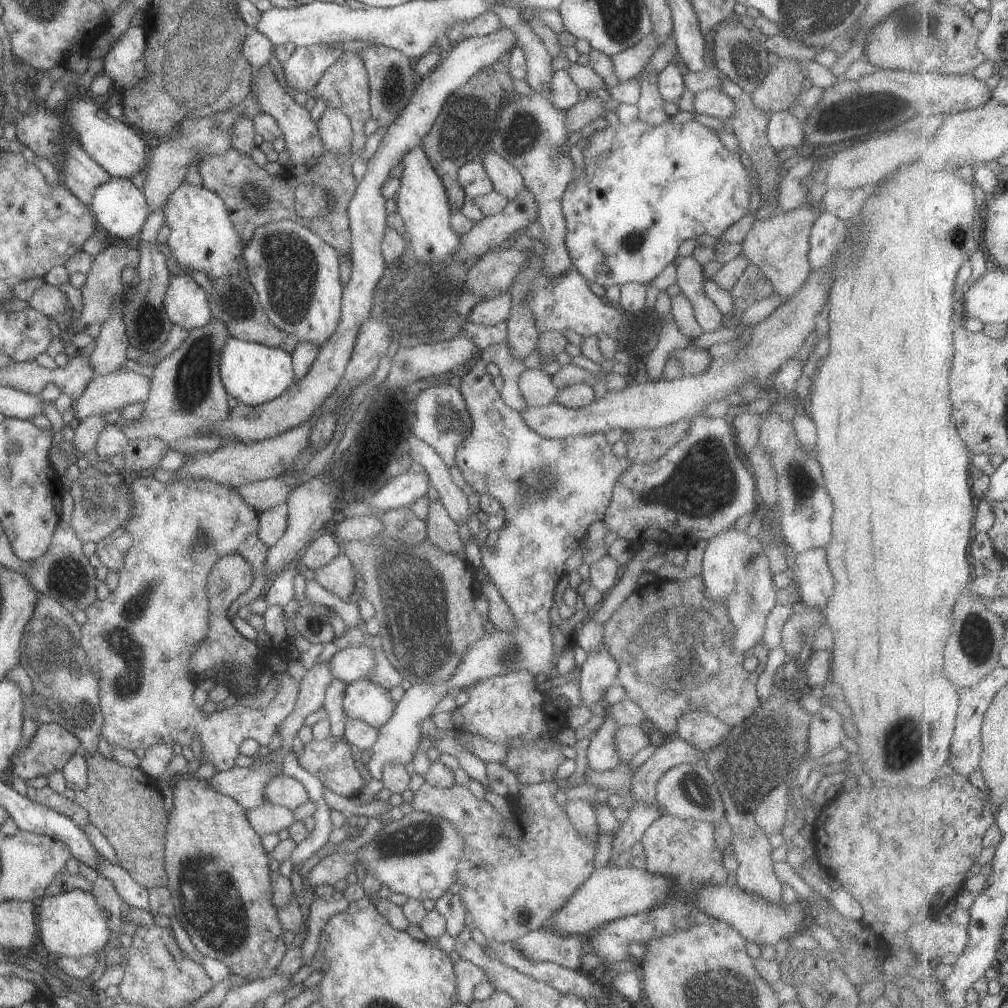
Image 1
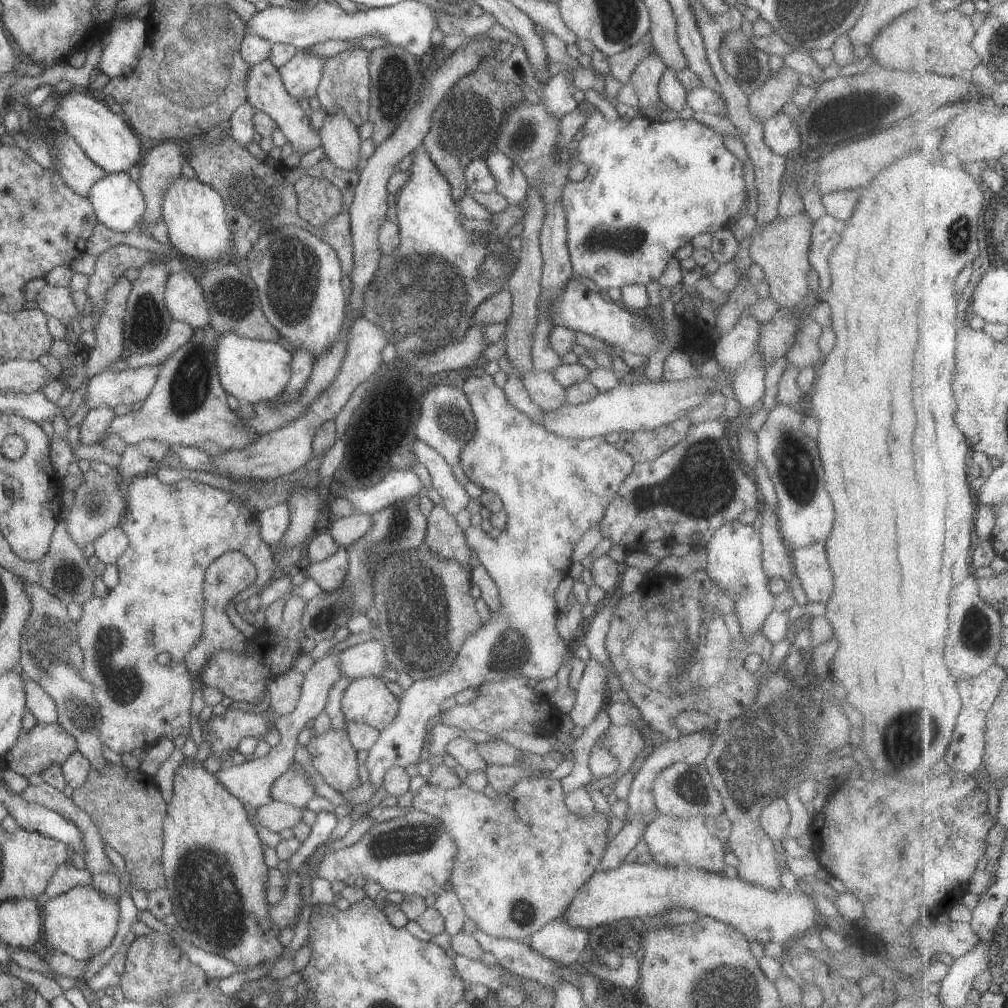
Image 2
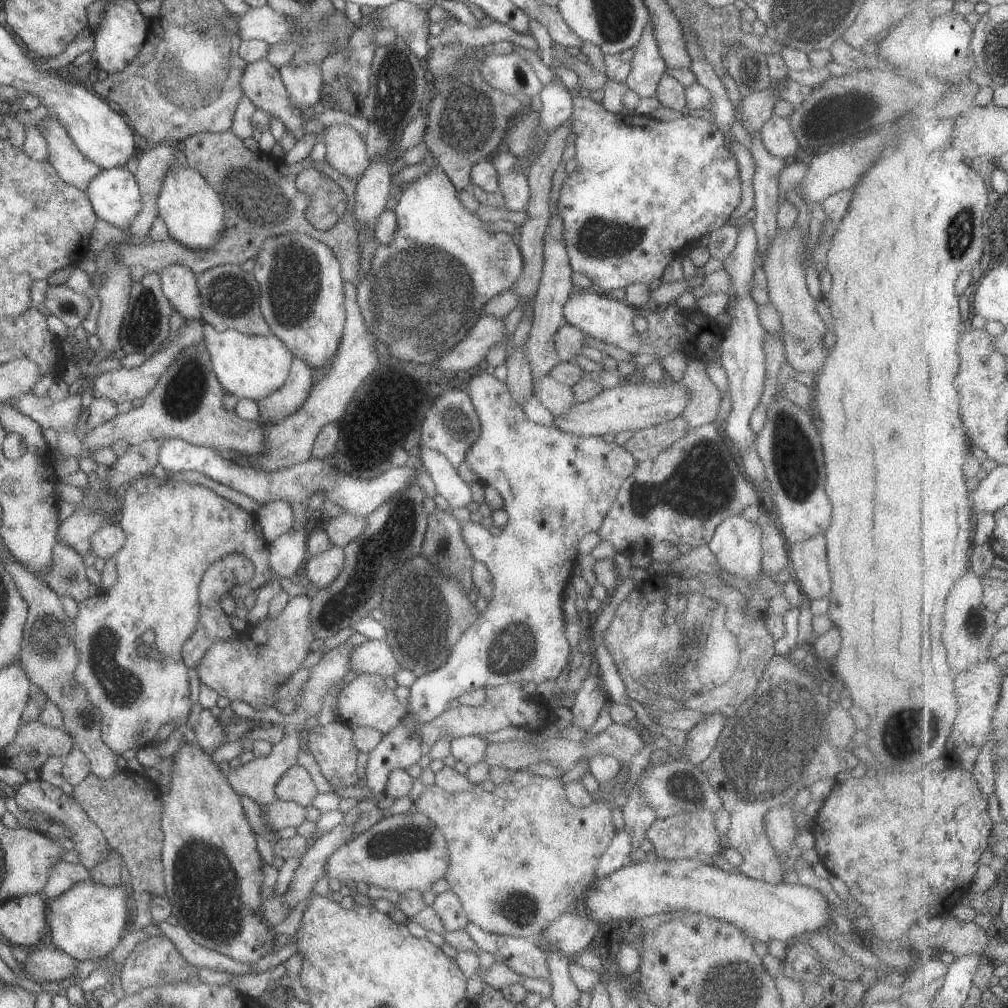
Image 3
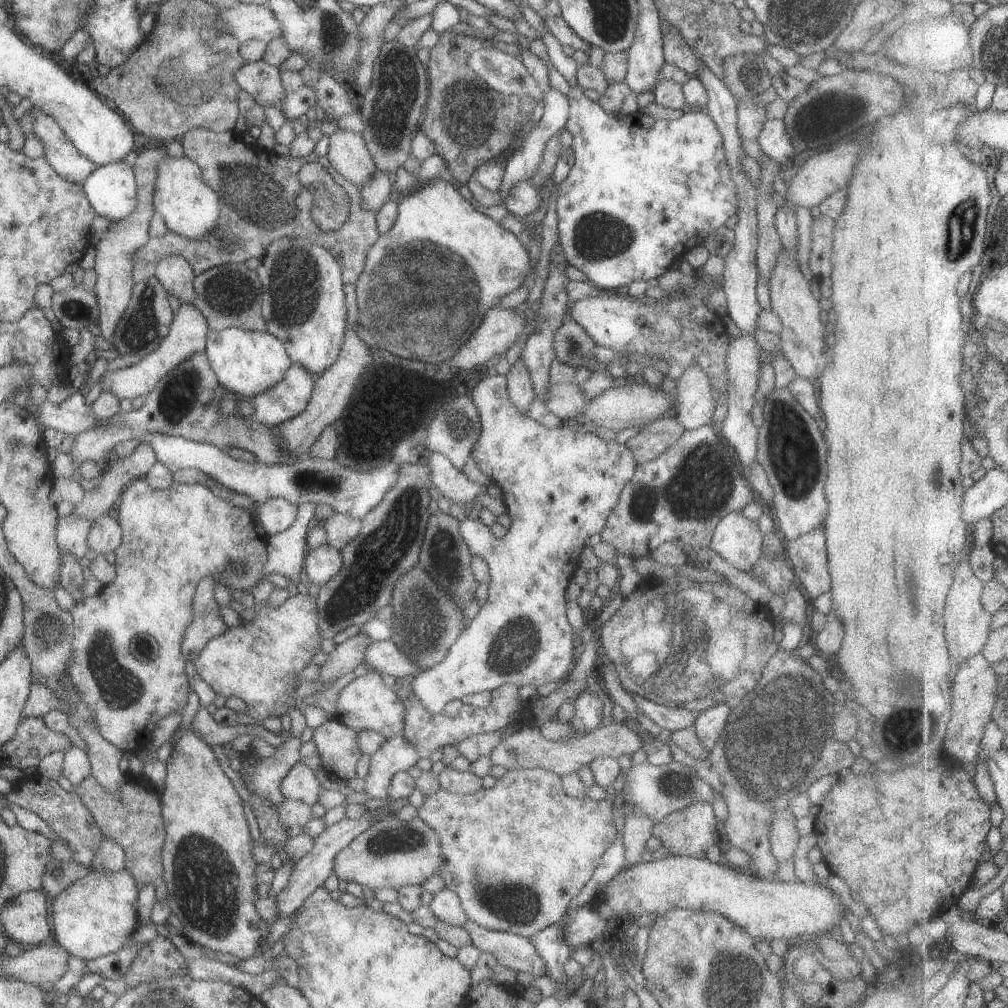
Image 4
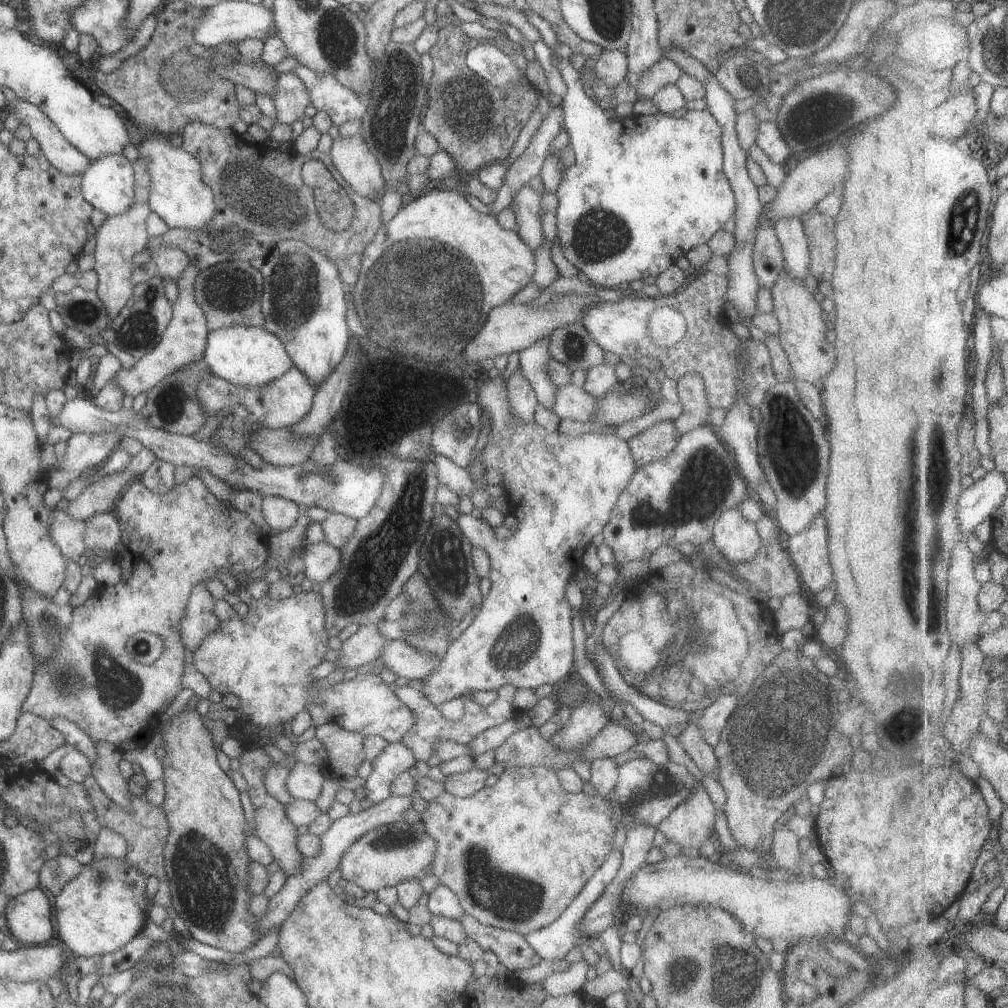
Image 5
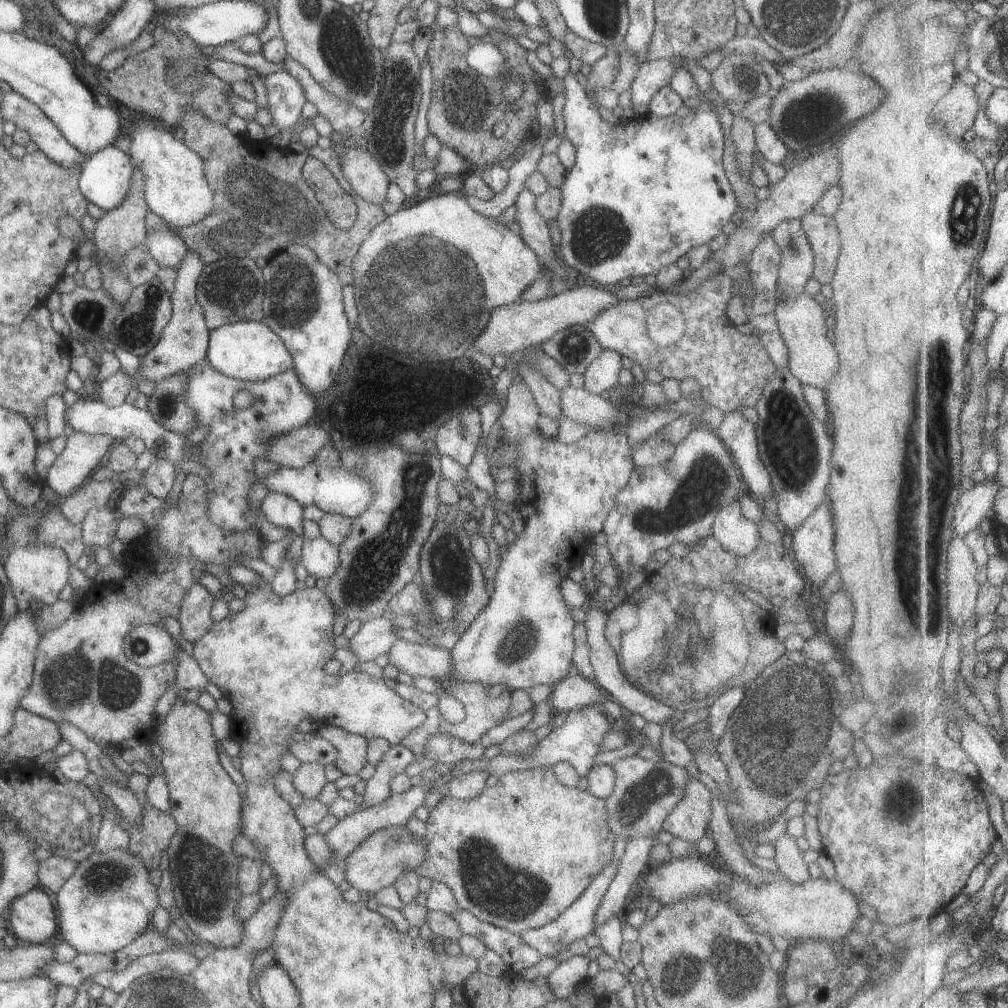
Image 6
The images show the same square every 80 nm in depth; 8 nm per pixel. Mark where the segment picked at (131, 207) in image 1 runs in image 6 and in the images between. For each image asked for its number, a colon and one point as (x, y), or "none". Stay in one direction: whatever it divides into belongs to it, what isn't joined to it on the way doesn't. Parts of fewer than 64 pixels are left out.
2: (116, 201)
3: (113, 194)
4: (110, 189)
5: (106, 184)
6: (104, 177)

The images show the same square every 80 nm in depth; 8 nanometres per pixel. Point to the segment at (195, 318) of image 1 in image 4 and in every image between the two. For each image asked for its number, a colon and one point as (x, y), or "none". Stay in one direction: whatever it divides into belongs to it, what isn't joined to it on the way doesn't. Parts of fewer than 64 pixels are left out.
2: (183, 298)
3: (178, 283)
4: (174, 274)

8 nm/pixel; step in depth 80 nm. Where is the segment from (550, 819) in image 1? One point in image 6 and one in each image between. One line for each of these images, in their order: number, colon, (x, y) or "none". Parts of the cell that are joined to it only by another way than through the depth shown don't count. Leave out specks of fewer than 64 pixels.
2: (521, 857)
3: (519, 855)
4: (515, 854)
5: (515, 854)
6: (515, 856)

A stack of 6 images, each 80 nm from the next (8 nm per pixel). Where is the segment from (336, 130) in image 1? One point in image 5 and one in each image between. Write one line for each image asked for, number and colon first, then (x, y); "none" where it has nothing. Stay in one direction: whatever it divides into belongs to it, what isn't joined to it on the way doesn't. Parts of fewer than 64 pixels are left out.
2: (338, 136)
3: (345, 151)
4: (346, 152)
5: (357, 166)

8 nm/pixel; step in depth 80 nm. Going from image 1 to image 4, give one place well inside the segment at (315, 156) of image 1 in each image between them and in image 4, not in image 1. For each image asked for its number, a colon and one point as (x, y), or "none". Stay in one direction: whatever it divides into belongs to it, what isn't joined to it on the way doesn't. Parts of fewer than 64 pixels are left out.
2: (264, 91)
3: (260, 83)
4: (260, 80)

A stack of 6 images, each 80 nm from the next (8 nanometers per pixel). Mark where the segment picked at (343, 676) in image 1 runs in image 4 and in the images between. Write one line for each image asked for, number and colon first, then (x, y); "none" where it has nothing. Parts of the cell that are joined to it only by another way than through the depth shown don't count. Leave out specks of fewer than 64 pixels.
2: (363, 659)
3: (372, 656)
4: (384, 657)

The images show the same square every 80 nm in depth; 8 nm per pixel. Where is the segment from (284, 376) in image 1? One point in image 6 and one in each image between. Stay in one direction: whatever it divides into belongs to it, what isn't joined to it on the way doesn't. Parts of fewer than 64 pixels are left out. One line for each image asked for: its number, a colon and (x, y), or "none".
2: (252, 371)
3: (248, 366)
4: (246, 363)
5: (249, 357)
6: (247, 350)

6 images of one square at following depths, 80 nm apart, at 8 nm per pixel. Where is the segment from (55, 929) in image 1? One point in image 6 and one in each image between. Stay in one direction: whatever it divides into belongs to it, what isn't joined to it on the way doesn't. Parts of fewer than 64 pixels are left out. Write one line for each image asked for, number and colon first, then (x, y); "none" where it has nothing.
2: (80, 922)
3: (86, 921)
4: (94, 916)
5: (102, 908)
6: (107, 902)

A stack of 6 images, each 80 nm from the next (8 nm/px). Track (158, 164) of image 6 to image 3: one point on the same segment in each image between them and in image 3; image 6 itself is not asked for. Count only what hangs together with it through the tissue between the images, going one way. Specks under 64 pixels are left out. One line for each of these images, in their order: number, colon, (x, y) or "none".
3: (192, 212)
4: (188, 207)
5: (176, 194)

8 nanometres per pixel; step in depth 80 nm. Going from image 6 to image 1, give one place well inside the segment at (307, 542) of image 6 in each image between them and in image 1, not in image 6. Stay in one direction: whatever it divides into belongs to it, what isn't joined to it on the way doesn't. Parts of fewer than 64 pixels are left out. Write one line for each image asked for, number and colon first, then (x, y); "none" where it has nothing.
1: (337, 576)
2: (328, 574)
3: (320, 569)
4: (319, 564)
5: (320, 560)

